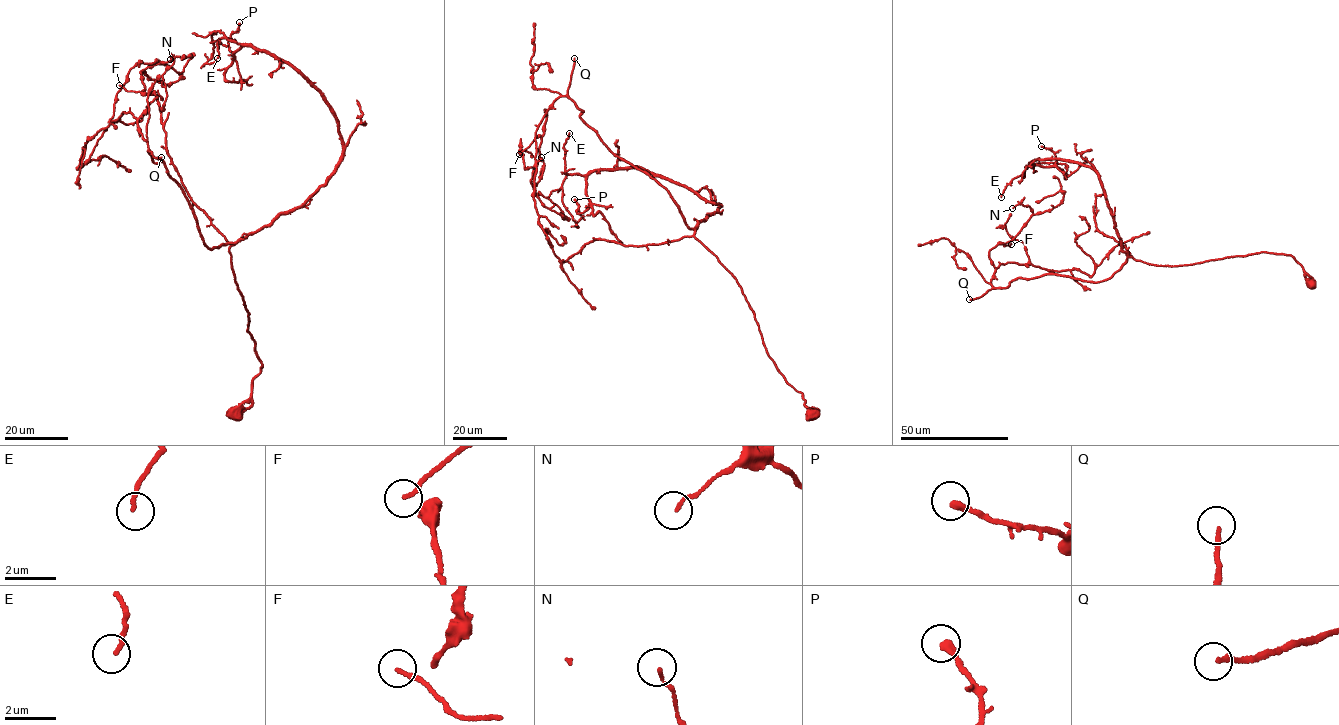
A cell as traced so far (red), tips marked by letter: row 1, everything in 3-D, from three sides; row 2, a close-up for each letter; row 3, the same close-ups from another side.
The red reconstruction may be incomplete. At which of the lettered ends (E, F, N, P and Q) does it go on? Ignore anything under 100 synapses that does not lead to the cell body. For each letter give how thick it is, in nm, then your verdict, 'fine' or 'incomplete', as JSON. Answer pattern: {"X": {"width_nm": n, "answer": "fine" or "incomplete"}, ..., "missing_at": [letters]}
{"E": {"width_nm": 160, "answer": "fine"}, "F": {"width_nm": 170, "answer": "fine"}, "N": {"width_nm": 110, "answer": "fine"}, "P": {"width_nm": 280, "answer": "fine"}, "Q": {"width_nm": 180, "answer": "incomplete"}, "missing_at": ["Q"]}

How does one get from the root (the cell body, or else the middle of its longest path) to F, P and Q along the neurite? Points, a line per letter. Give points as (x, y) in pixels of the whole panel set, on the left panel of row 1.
F: (236, 413), (262, 365), (234, 244), (205, 245), (138, 126), (157, 97), (119, 85)
P: (236, 413), (262, 365), (229, 248), (304, 202), (343, 147), (302, 74), (246, 45), (233, 57), (239, 22)
Q: (236, 413), (262, 365), (235, 281), (234, 244), (205, 245), (181, 187), (149, 152), (161, 157)

